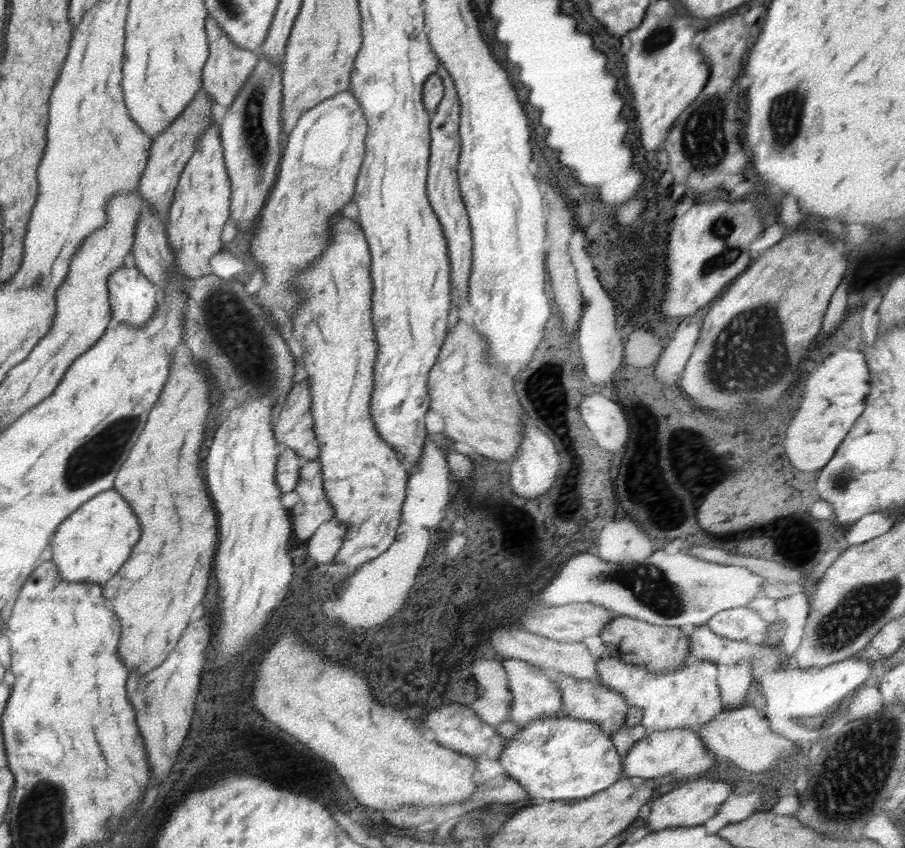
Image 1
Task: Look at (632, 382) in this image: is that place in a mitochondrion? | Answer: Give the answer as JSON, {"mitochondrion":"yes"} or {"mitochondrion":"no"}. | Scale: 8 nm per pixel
{"mitochondrion":"no"}

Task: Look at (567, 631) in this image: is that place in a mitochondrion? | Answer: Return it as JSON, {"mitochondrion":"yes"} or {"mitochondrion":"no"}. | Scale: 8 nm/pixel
{"mitochondrion":"no"}

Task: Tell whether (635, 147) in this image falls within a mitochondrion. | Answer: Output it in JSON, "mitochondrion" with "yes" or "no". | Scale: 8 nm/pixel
{"mitochondrion":"no"}

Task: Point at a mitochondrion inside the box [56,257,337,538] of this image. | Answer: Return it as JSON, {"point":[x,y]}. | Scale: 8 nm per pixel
{"point":[232,328]}

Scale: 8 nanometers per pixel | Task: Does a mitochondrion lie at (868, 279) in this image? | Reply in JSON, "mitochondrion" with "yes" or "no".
{"mitochondrion":"no"}

